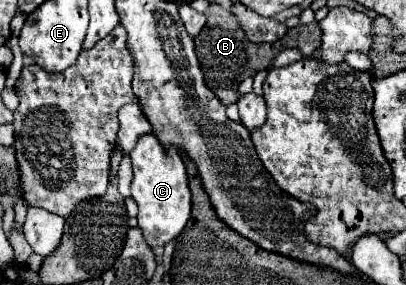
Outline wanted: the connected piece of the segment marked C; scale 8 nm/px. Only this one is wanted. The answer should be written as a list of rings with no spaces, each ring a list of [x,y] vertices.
[[[154,135],[140,137],[134,151],[130,153],[132,159],[132,197],[138,205],[138,227],[144,233],[144,239],[150,247],[160,247],[174,241],[190,219],[190,187],[186,167],[174,147],[164,147],[156,141]]]

